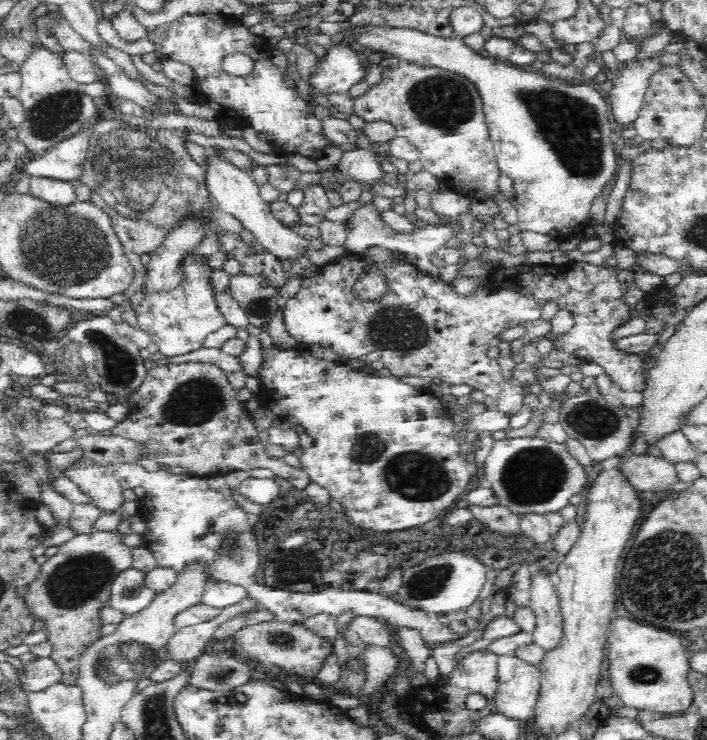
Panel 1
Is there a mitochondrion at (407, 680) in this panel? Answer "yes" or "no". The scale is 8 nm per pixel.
no

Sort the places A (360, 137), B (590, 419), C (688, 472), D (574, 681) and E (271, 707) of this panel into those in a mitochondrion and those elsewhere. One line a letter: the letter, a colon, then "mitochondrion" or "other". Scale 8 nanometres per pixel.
A: other
B: mitochondrion
C: other
D: other
E: other

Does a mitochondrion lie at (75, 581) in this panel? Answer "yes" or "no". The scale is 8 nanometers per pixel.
yes

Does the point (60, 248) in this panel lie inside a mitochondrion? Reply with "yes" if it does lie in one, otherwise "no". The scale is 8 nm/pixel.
yes

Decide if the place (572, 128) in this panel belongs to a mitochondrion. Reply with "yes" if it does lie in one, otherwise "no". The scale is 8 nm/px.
yes

